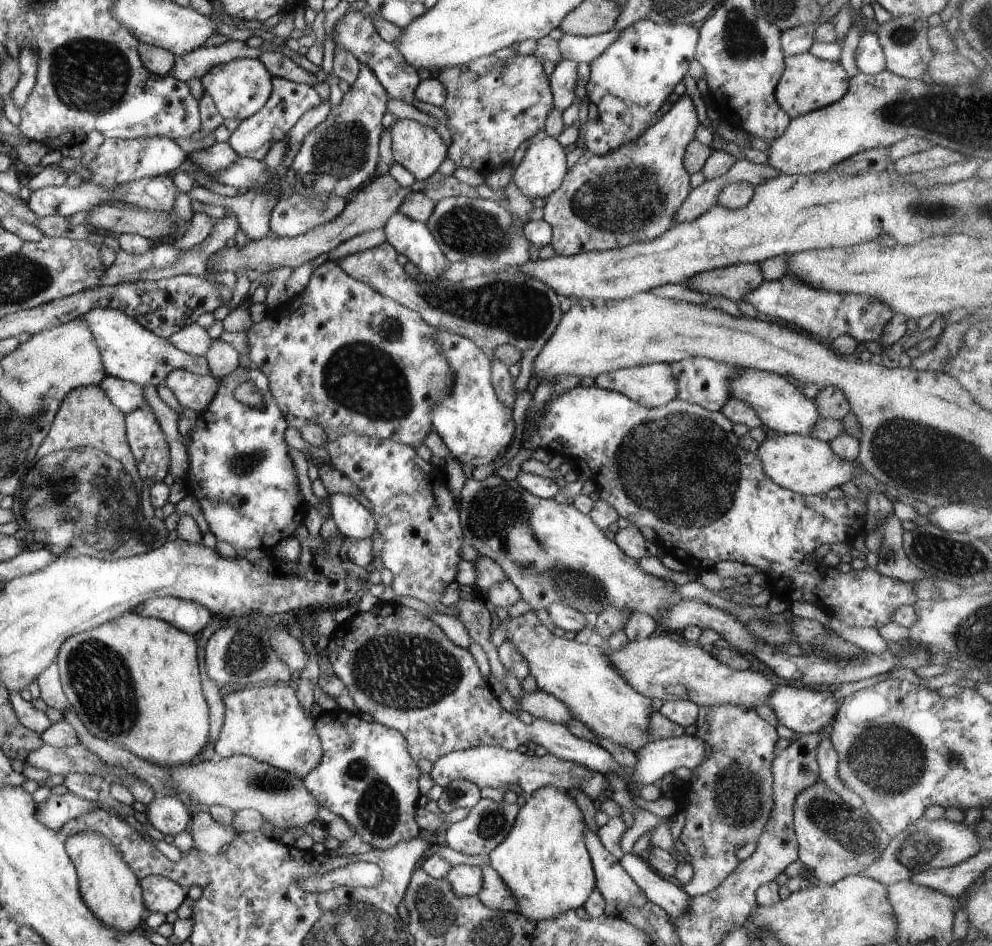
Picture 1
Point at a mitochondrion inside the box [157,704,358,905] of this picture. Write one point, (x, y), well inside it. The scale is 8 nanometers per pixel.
(262, 781)

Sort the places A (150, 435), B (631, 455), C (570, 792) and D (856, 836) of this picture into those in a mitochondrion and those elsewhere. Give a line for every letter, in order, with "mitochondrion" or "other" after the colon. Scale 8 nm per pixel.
A: mitochondrion
B: mitochondrion
C: other
D: mitochondrion

